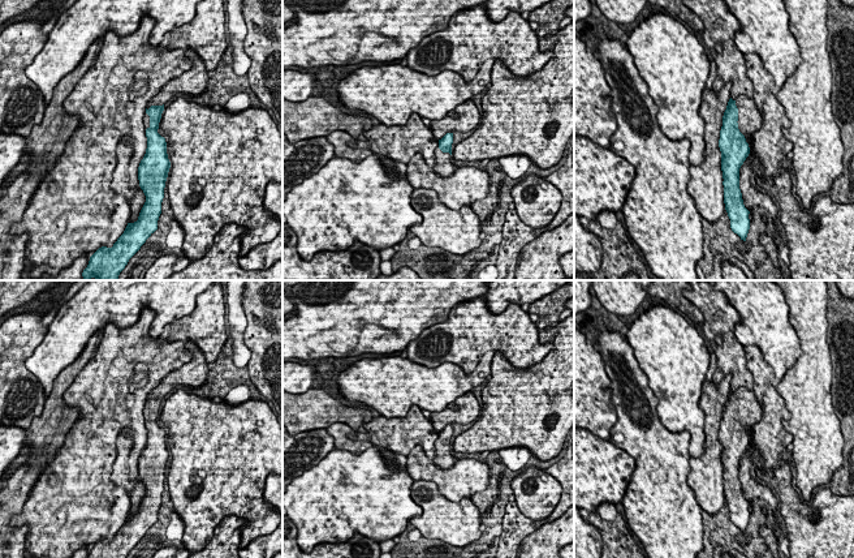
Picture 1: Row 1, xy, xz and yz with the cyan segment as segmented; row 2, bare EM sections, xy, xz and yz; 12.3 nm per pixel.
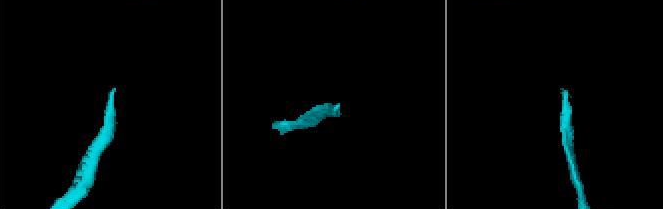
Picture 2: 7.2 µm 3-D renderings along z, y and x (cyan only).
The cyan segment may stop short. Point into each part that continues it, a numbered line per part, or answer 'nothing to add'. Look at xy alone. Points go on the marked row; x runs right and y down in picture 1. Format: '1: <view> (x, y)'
1: xy (194, 81)

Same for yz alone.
1: yz (749, 121)

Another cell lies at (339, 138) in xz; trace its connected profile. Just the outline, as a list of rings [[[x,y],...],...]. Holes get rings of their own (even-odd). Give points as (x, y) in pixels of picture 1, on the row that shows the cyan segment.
[[[335,130],[327,136],[327,141],[335,147],[335,156],[337,158],[348,158],[351,162],[362,162],[368,158],[374,153],[368,149],[353,149],[349,147],[349,142],[355,143],[355,138],[344,130]]]

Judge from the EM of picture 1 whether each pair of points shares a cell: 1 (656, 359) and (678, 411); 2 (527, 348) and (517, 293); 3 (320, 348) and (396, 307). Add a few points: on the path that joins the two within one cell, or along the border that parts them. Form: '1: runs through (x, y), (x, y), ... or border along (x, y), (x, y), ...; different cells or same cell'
1: runs through (669, 372), (676, 378), (678, 398); same cell
2: border along (520, 304), (509, 304), (499, 313), (490, 312); different cells
3: runs through (339, 330), (362, 307), (378, 307); same cell

